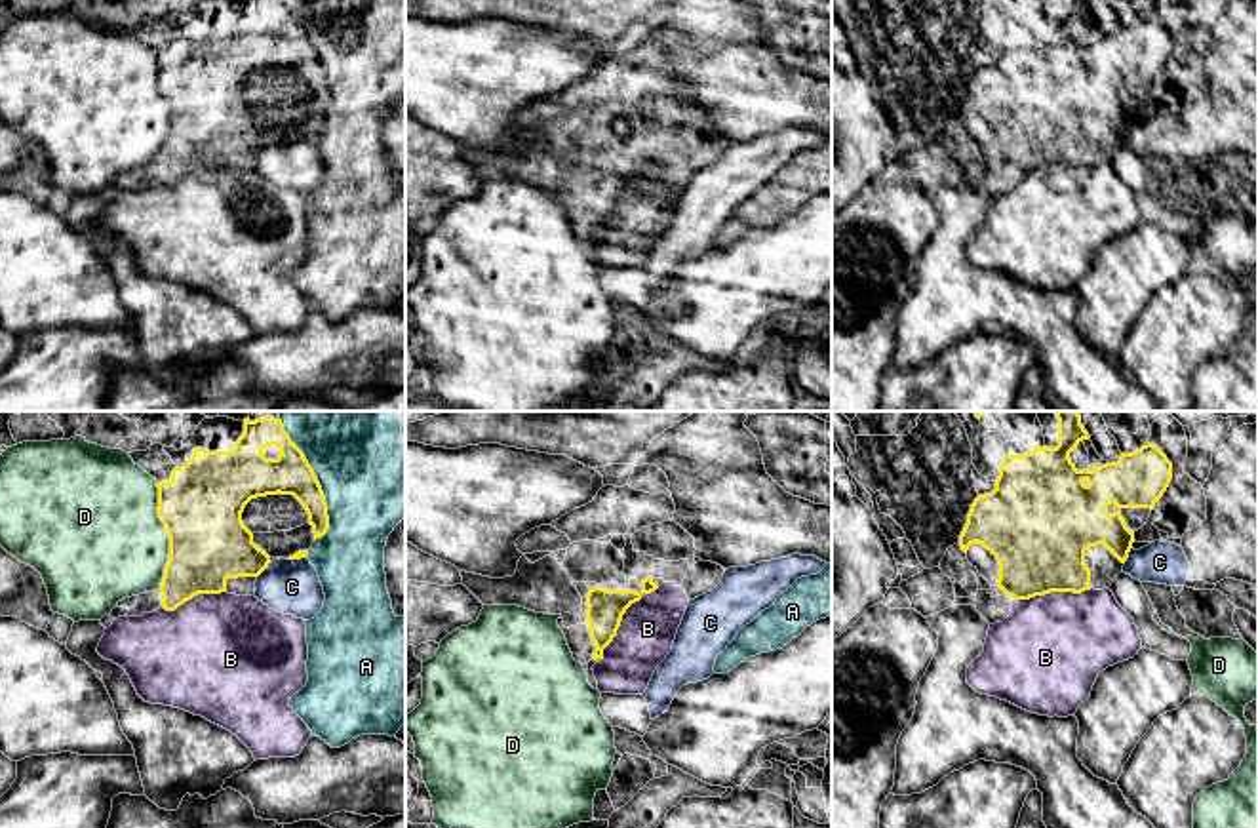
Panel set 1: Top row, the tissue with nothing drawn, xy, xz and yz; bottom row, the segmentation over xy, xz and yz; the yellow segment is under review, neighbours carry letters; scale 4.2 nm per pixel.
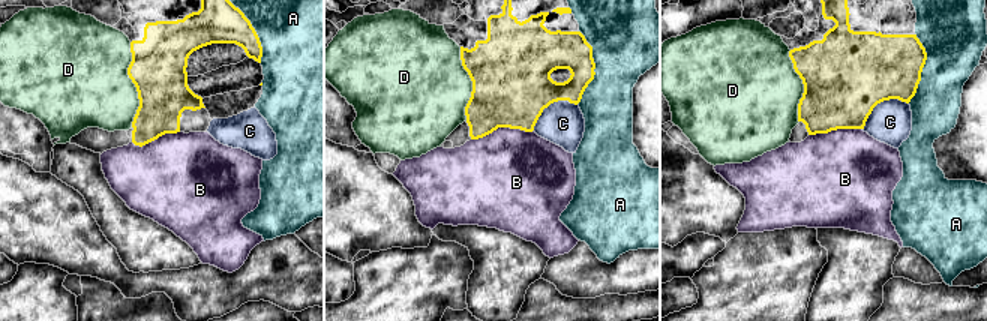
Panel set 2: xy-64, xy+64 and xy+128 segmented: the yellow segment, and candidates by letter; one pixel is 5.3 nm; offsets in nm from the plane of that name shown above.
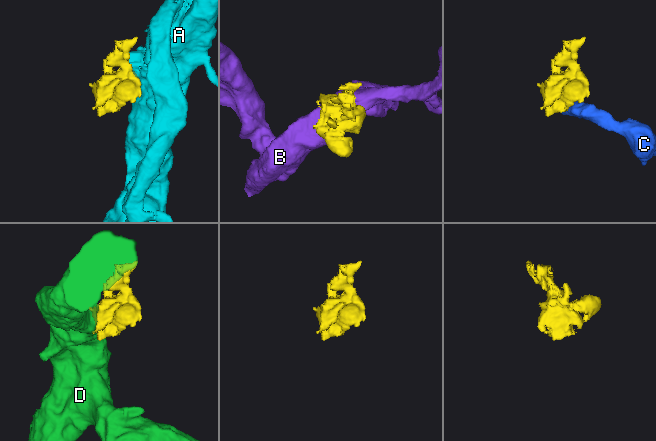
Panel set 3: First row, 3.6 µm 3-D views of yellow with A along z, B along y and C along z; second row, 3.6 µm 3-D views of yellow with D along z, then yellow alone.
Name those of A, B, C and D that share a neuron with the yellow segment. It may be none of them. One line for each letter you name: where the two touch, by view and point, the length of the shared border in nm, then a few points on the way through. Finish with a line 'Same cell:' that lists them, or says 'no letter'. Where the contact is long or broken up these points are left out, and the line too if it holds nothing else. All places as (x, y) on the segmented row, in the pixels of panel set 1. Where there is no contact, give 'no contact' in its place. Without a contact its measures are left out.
Same cell: no letter

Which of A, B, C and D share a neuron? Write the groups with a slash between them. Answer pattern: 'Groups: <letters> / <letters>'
Groups: A / B / C / D

